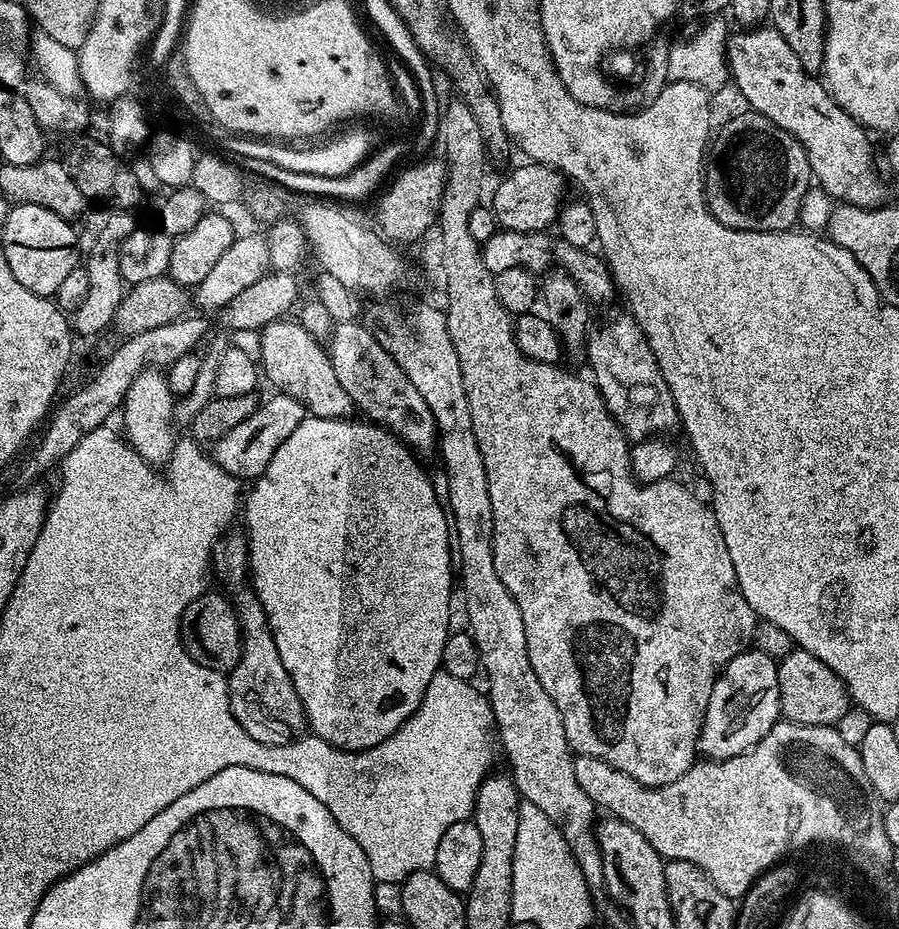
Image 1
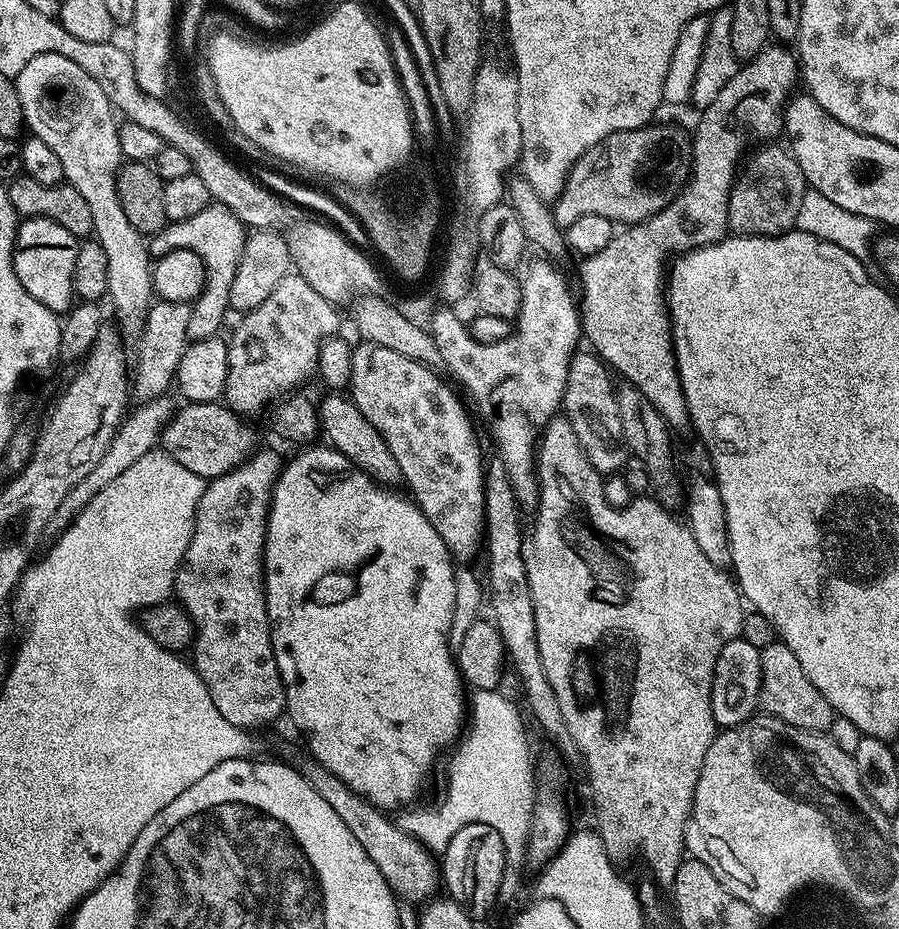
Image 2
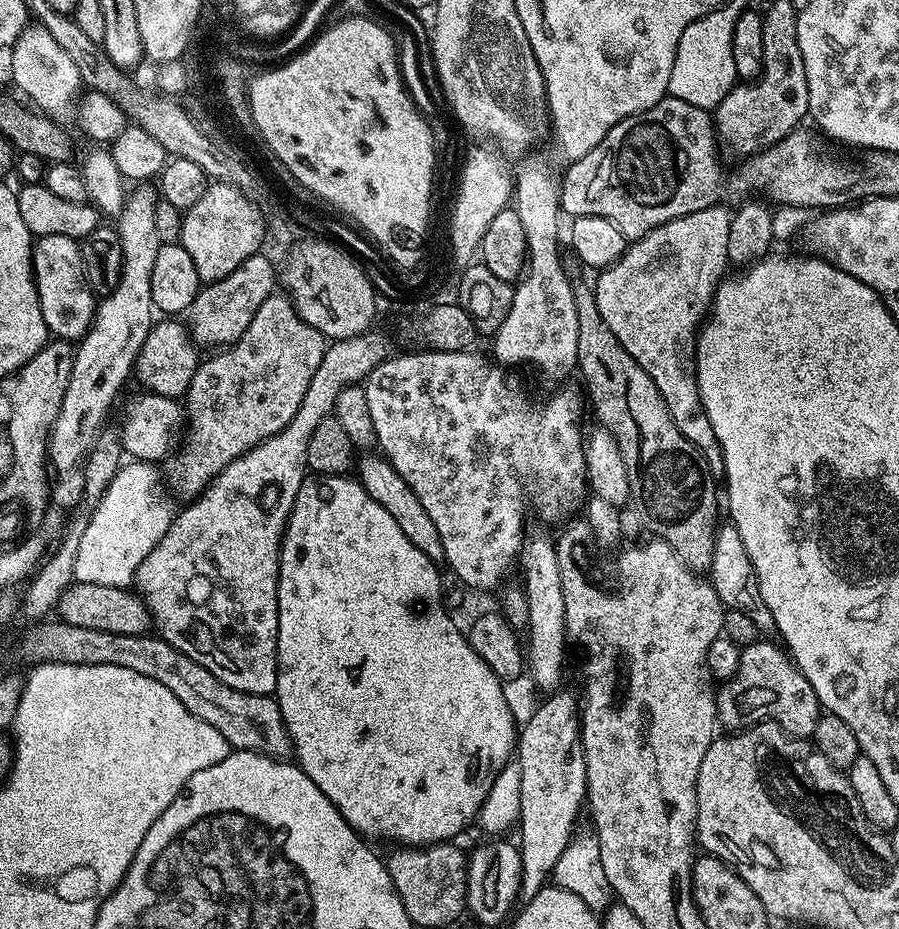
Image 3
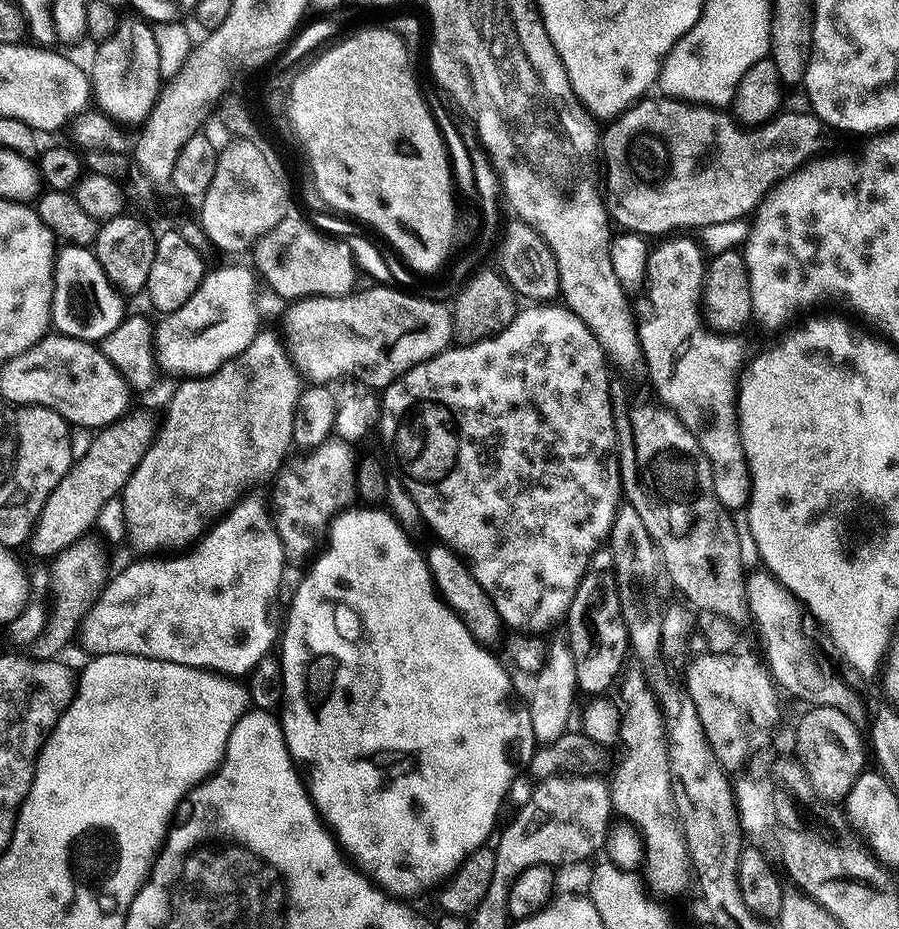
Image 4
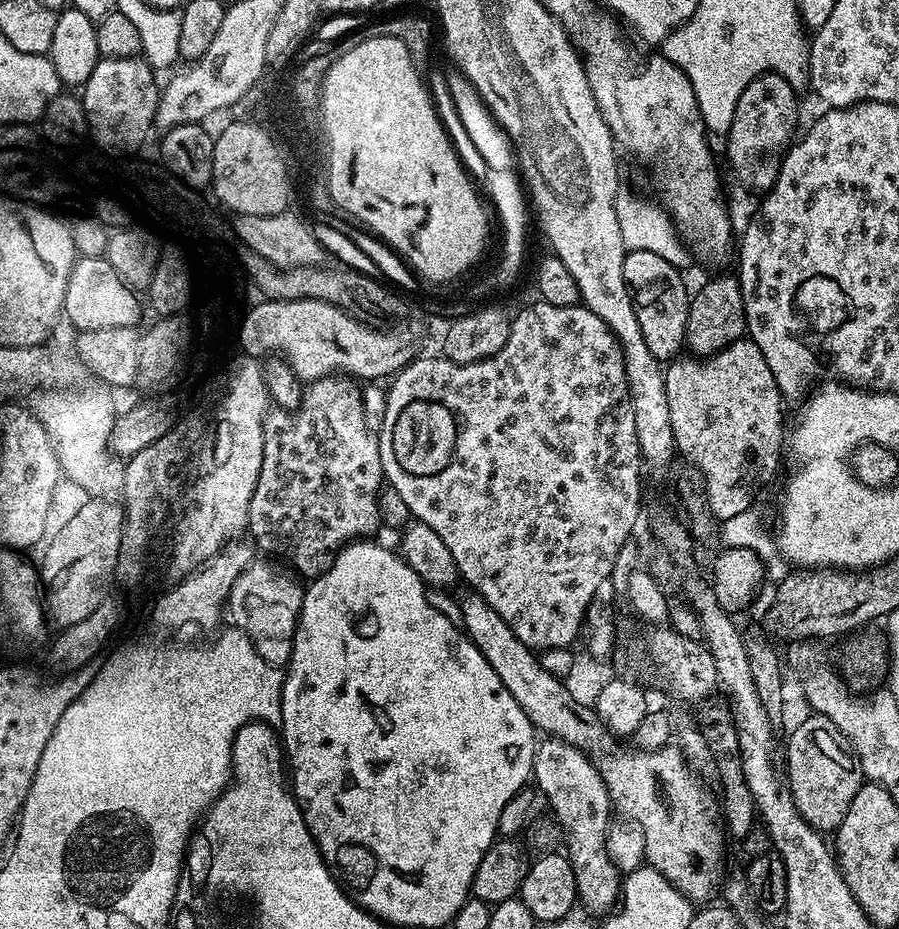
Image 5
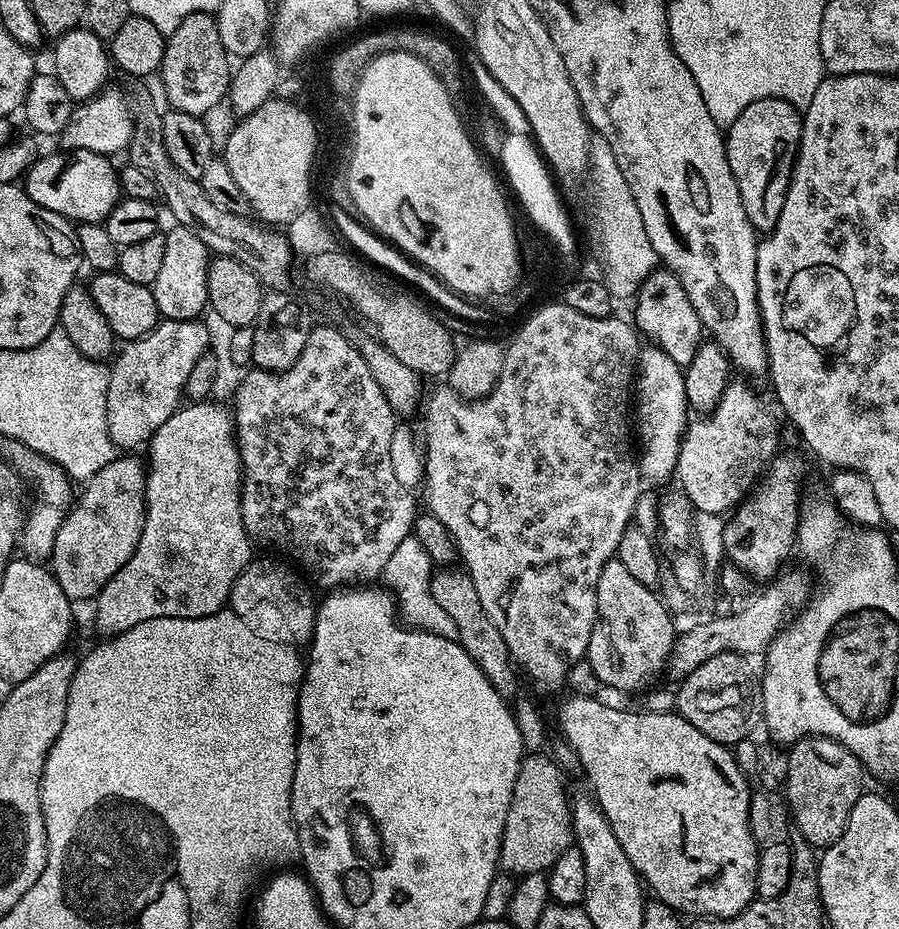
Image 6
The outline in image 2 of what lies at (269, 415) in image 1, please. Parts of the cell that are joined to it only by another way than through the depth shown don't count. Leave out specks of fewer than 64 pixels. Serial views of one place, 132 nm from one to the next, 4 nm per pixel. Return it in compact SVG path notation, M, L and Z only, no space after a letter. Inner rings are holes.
M220 402L211 404L183 405L185 408L175 413L160 434L159 443L163 451L174 458L174 462L186 466L186 470L198 474L204 481L216 480L222 474L239 468L257 451L256 432L231 408Z

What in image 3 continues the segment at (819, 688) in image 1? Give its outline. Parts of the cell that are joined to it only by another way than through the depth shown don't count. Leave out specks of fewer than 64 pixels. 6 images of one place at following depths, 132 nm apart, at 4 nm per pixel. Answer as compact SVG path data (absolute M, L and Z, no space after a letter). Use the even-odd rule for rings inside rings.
M761 638L741 651L736 675L718 692L719 723L723 727L725 724L728 730L743 730L771 722L792 736L811 737L822 715L814 686L806 682L787 651L779 643L776 644Z

